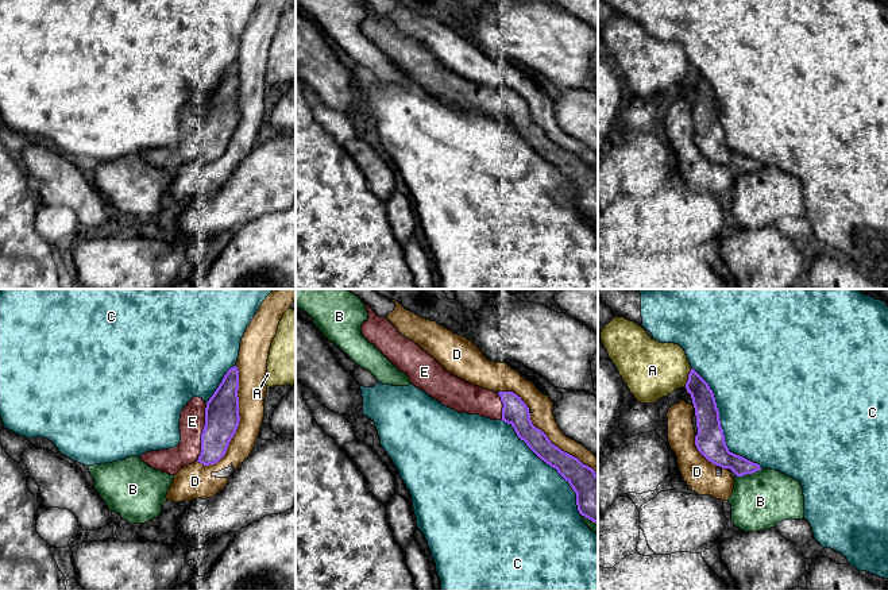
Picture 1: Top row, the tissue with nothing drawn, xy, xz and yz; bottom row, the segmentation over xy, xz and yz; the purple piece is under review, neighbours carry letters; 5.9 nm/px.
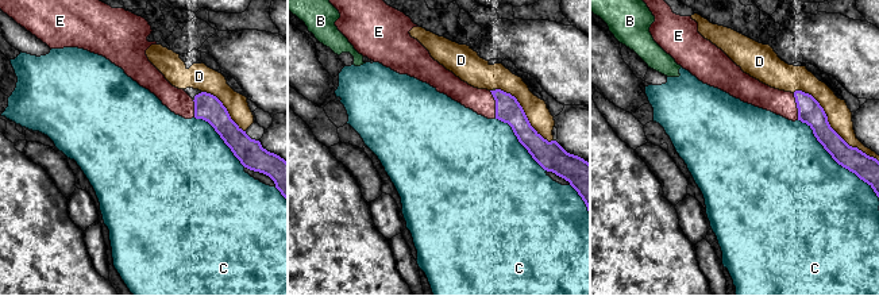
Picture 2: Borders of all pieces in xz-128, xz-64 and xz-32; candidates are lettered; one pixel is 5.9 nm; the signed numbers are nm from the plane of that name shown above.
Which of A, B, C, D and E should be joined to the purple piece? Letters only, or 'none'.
E

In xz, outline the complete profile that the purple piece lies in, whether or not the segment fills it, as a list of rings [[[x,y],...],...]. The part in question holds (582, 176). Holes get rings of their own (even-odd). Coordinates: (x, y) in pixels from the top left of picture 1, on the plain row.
[[[368,3],[363,34],[374,42],[416,85],[459,111],[479,112],[510,122],[517,134],[547,162],[570,181],[576,190],[582,213],[598,223],[598,173],[578,155],[561,149],[532,122],[529,105],[513,89],[493,89],[471,82],[448,70],[413,38],[402,34],[386,16]]]

